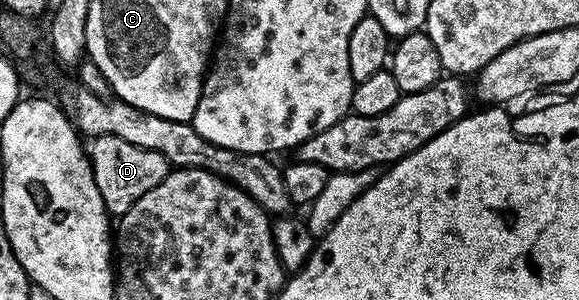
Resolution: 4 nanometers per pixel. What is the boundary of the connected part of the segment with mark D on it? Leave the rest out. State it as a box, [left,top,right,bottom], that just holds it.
[88,135,171,215]

